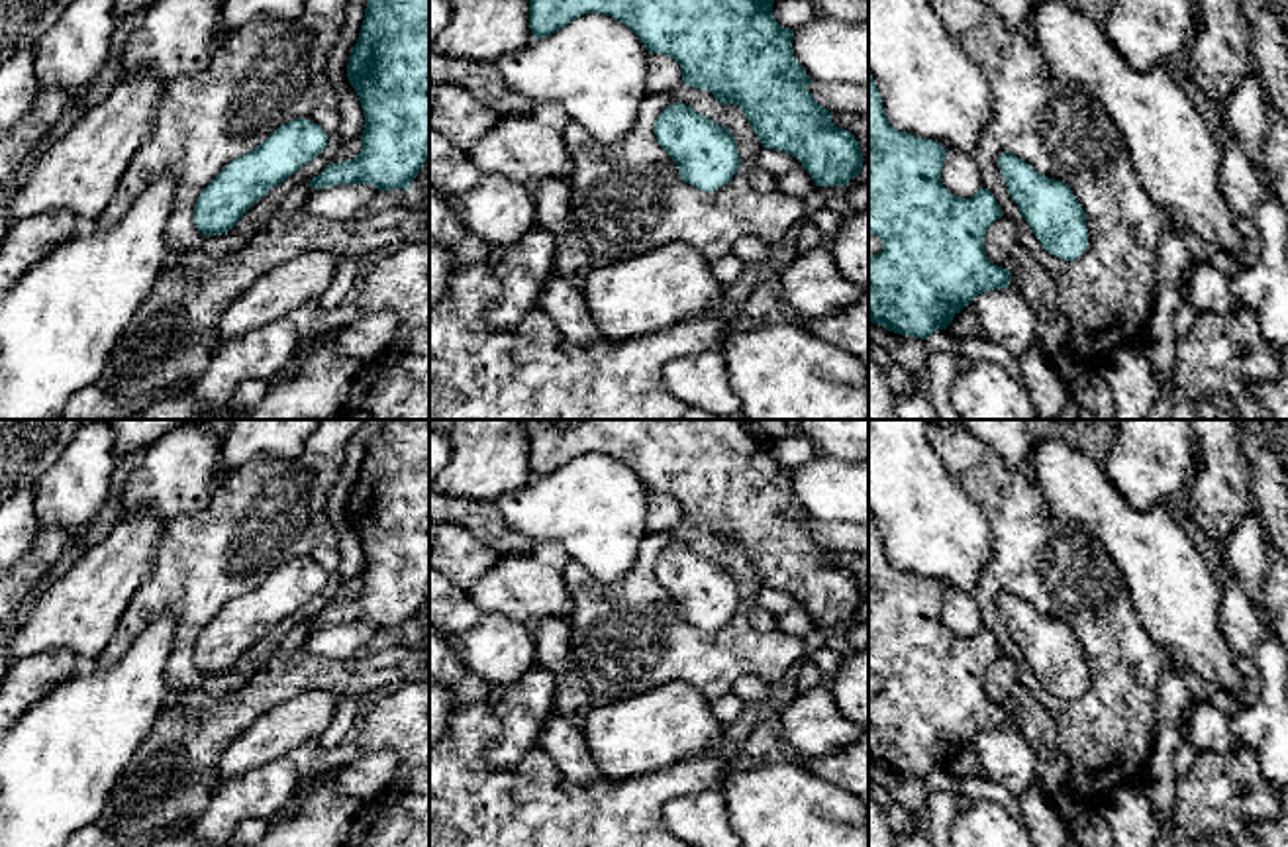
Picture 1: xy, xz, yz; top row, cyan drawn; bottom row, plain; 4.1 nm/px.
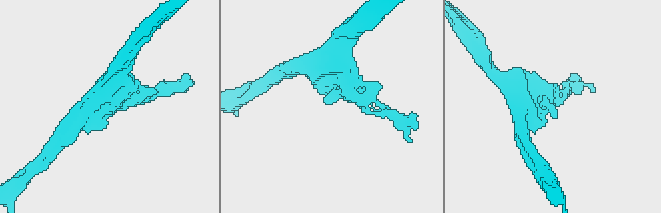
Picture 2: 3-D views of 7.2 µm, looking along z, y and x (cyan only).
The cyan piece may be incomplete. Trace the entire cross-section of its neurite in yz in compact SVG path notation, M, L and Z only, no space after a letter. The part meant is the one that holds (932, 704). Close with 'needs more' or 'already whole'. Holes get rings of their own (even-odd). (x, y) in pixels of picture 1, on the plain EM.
M868 510L868 674L882 678L882 690L868 698L868 759L888 771L927 778L947 769L953 757L978 733L1008 727L1012 710L988 700L984 674L1004 653L988 627L970 637L951 633L941 622L947 590L933 578L921 578L890 565L882 535Z | already whole

